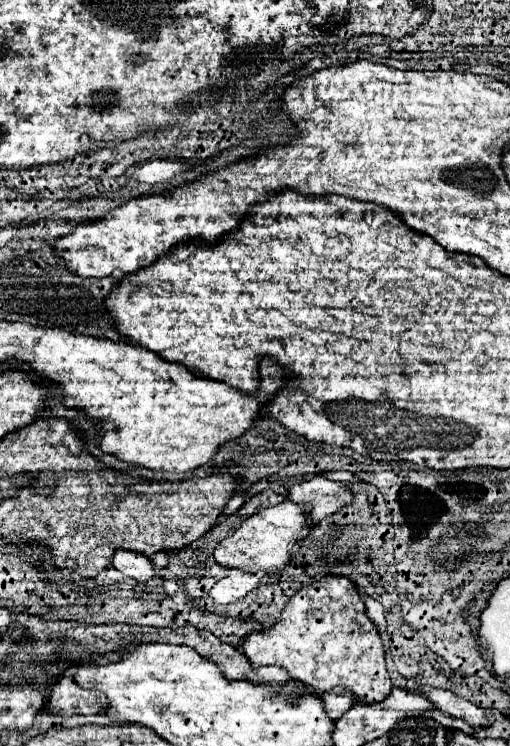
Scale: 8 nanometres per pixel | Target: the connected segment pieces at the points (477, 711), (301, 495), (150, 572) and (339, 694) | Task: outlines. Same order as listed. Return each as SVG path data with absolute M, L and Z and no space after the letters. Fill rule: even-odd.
M423 686L419 688L419 692L425 692L425 696L445 714L449 716L455 716L455 718L461 718L465 720L467 724L471 724L473 728L479 728L479 726L485 726L487 724L487 714L483 708L475 706L473 702L465 700L465 698L459 698L457 694L449 692L449 690L439 690L439 688L431 688L431 686Z
M313 476L307 482L291 486L287 498L297 504L309 504L311 510L307 512L307 518L317 524L341 506L351 504L353 494L341 482L329 482L323 476Z
M117 550L113 554L113 568L139 582L145 582L155 576L155 568L151 560L145 554L129 552L129 550Z
M335 688L331 692L321 694L323 702L325 702L325 710L329 712L329 718L339 720L351 706L353 706L353 696L349 690L343 688Z

